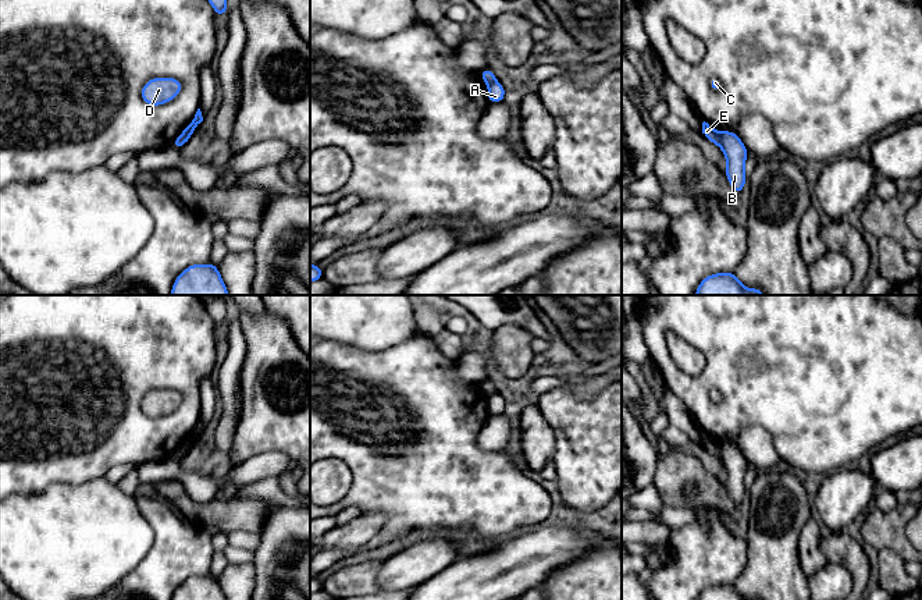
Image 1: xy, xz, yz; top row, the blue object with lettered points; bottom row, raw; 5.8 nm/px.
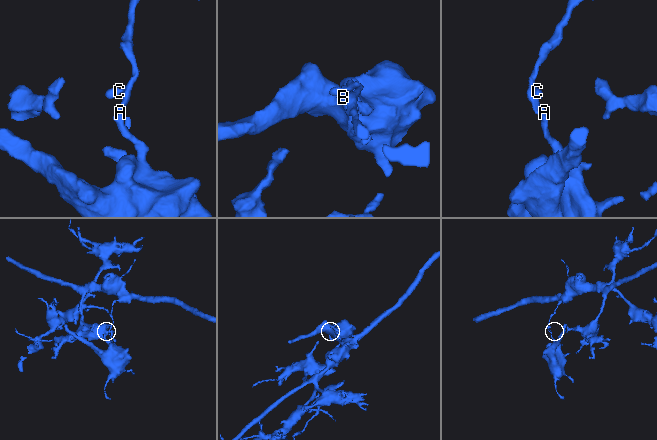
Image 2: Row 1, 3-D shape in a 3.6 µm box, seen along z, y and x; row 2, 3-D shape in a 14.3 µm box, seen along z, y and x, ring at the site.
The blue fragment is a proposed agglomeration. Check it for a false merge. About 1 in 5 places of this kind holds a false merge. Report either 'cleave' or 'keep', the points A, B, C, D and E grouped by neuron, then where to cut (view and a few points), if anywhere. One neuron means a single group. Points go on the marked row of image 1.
cleave; A B / C D E; cut in yz along (719, 134), (722, 145)

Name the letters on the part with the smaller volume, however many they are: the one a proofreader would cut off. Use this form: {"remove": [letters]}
{"remove": ["A", "B"]}

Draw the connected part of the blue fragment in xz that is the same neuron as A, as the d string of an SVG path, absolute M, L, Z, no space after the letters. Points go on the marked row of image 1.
M492 82L488 85L488 102L490 103L499 103L505 97L505 88L499 82Z

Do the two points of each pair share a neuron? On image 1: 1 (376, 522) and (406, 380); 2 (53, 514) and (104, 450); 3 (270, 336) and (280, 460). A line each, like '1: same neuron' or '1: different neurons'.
1: different neurons
2: different neurons
3: different neurons

